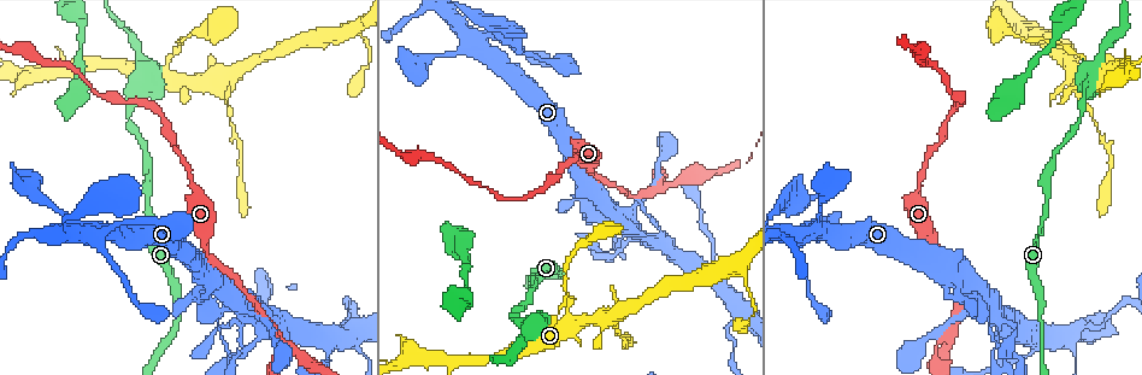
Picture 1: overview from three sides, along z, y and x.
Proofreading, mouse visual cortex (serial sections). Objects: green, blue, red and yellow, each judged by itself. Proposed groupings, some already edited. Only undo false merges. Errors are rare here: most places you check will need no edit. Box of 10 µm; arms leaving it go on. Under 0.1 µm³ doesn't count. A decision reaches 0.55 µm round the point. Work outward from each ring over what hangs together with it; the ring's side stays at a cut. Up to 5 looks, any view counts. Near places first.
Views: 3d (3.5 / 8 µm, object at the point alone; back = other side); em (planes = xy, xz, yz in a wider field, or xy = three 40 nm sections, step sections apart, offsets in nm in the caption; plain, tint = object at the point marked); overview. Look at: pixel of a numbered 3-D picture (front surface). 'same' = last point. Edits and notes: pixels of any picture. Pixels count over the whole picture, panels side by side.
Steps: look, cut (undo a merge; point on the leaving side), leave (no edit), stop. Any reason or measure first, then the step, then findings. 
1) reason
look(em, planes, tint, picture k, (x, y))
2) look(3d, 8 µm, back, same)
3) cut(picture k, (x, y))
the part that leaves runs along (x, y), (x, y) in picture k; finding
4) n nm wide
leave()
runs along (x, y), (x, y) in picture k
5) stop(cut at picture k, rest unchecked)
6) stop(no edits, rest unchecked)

small branch off a trunk
look(3d, 3.5 µm, picture 1, (1004, 329))

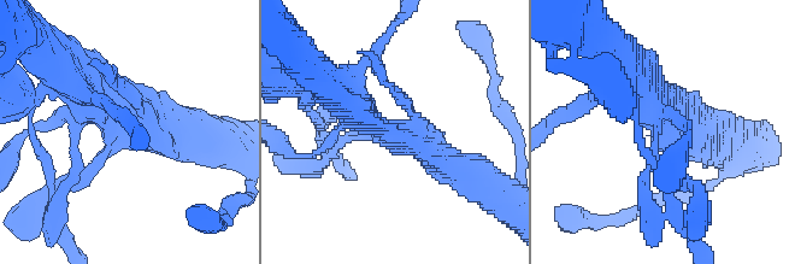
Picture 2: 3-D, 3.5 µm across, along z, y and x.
shape alone is not enough
look(em, xy, step 3, tint, picture 2, (383, 137))

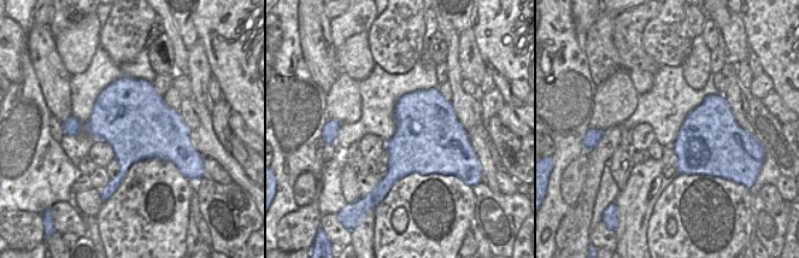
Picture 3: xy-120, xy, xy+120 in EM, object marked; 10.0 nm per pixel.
leave()
runs along (623, 75), (682, 182) in picture 2; all the same cell

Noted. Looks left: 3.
thin neck
look(3d, 3.5 µm, picture 1, (1114, 313))

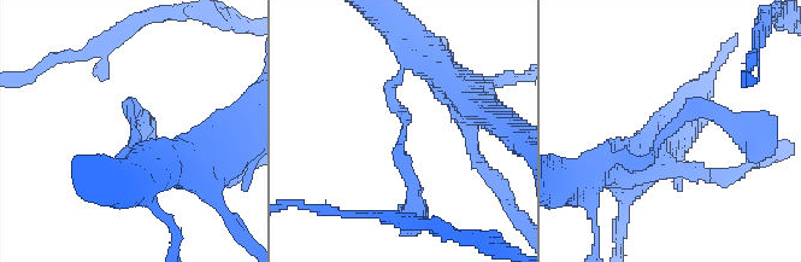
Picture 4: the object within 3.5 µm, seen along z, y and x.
need the tissue
look(em, xy, step 5, tint, picture 4, (133, 133))

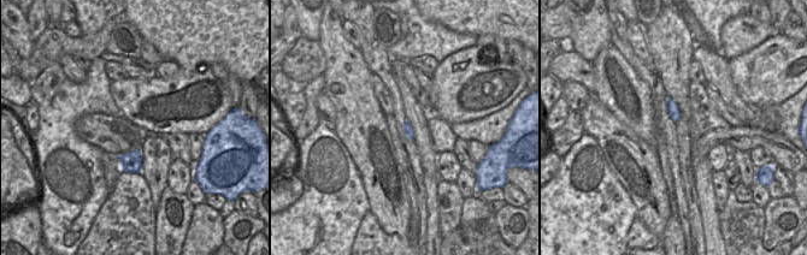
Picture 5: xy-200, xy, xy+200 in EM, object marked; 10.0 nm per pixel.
arms of 150, 200 nm
leave()
runs along (613, 157), (641, 164), (696, 109), (731, 127) in picture 4; one cell here

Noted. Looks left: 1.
stop(no edits, rest unchecked)

